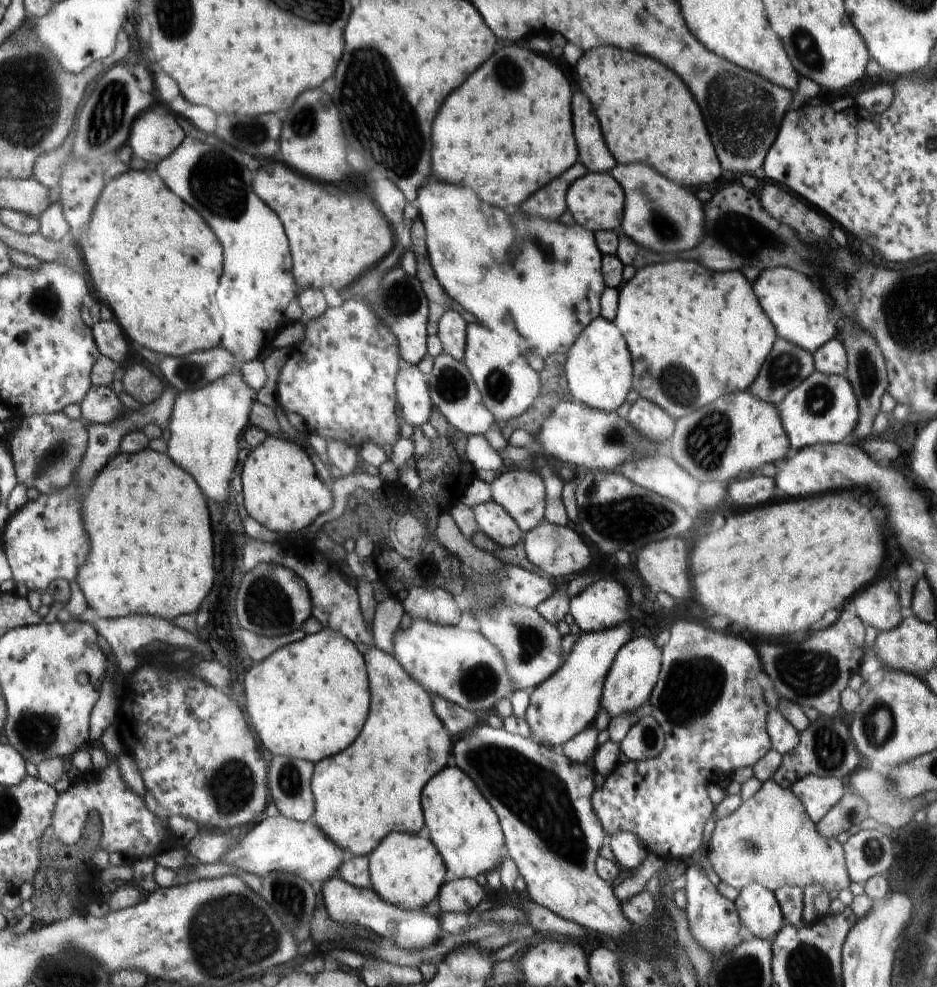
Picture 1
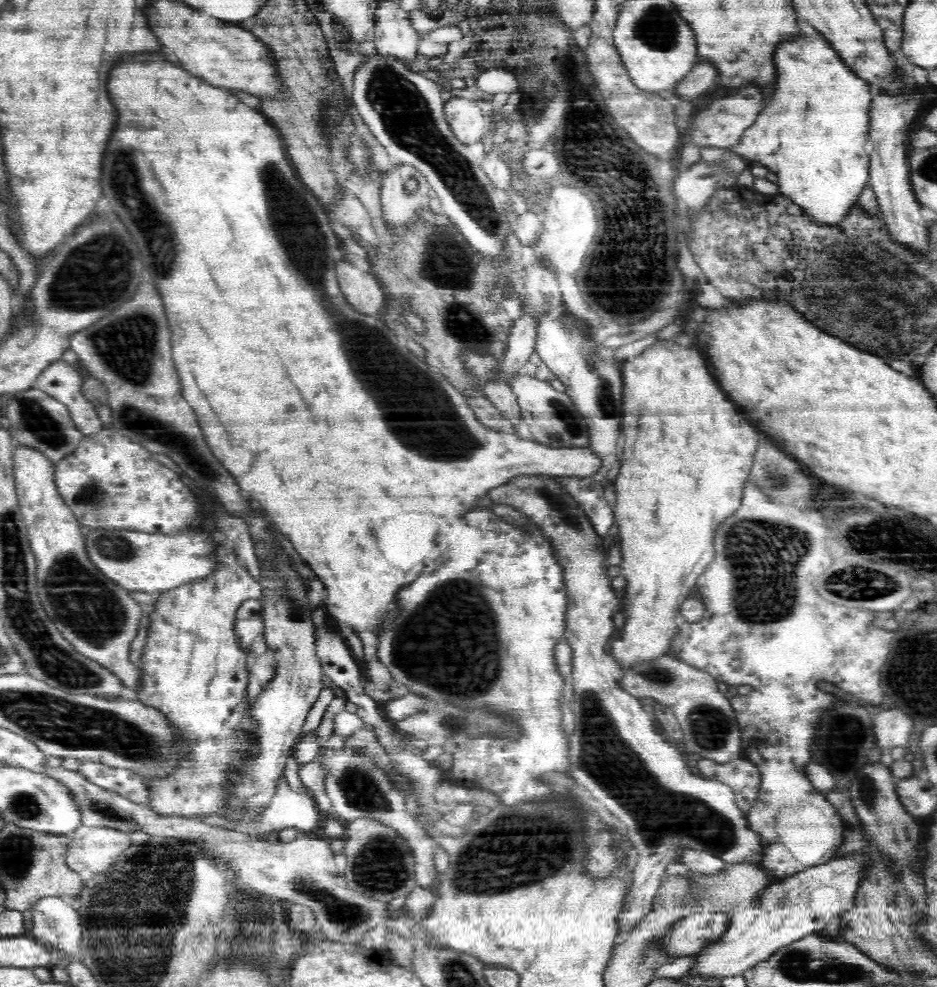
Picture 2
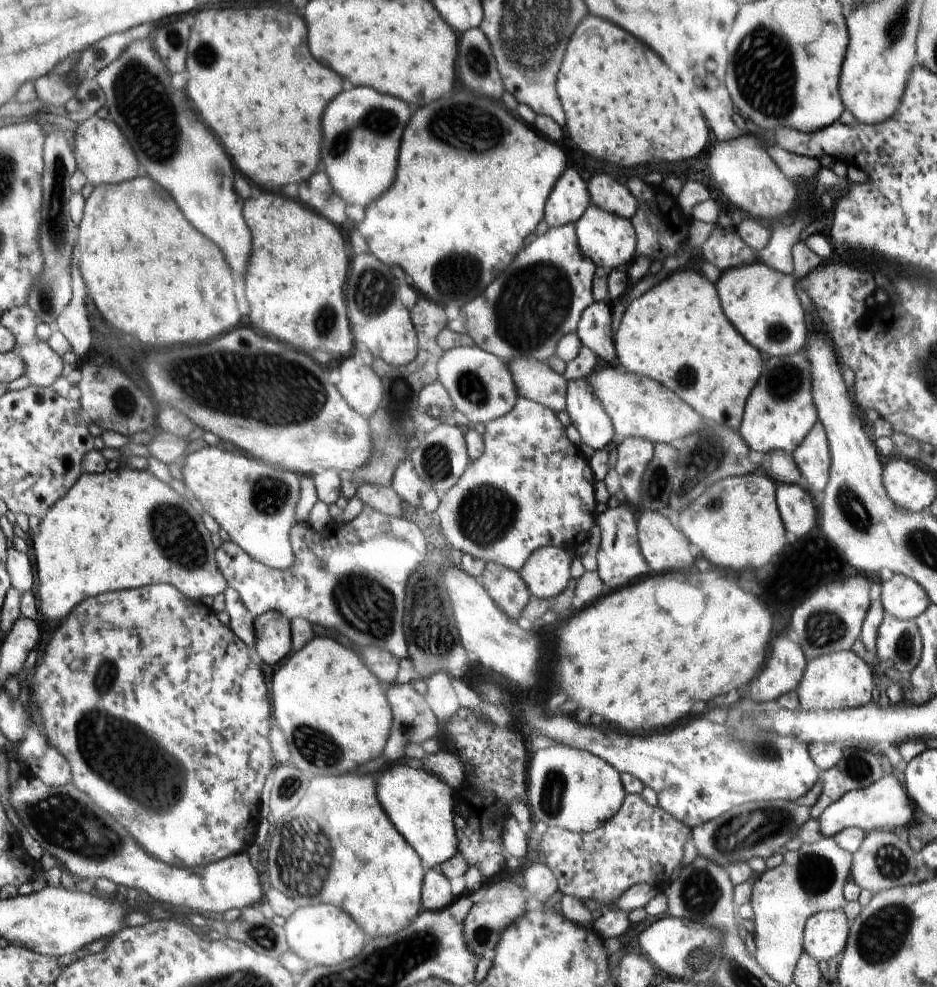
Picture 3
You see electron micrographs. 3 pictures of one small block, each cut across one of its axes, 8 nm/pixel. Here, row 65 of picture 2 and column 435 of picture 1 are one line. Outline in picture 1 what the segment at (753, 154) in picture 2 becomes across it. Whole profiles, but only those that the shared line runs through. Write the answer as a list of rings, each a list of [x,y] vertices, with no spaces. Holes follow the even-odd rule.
[[[453,764],[432,778],[432,786],[424,790],[424,818],[428,818],[425,833],[448,862],[449,878],[471,878],[499,870],[507,854],[506,836],[494,807],[464,771]]]

